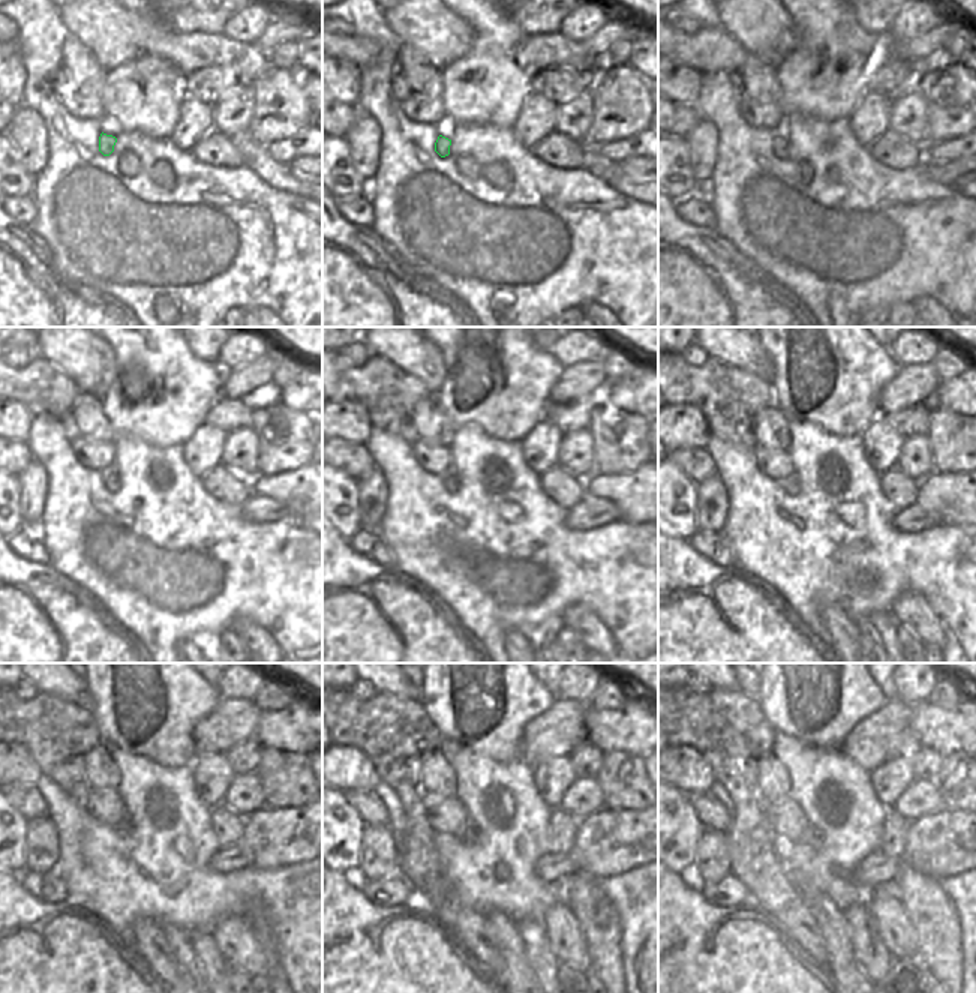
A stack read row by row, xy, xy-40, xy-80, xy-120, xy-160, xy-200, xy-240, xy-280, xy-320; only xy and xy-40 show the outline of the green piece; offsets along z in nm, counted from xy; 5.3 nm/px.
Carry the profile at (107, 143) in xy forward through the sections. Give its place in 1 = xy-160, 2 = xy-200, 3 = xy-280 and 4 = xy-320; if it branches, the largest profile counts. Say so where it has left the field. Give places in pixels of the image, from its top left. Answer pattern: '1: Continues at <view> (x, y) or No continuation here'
1: Continues at xy-160 (450, 483)
2: Continues at xy-200 (790, 485)
3: Continues at xy-280 (470, 834)
4: Continues at xy-320 (811, 836)

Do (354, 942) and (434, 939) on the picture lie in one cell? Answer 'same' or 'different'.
same

